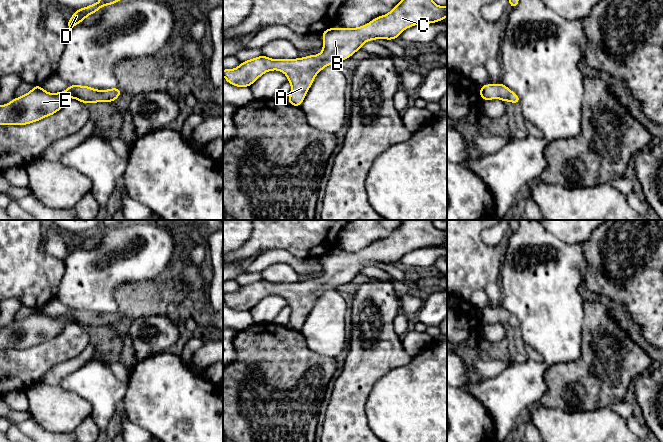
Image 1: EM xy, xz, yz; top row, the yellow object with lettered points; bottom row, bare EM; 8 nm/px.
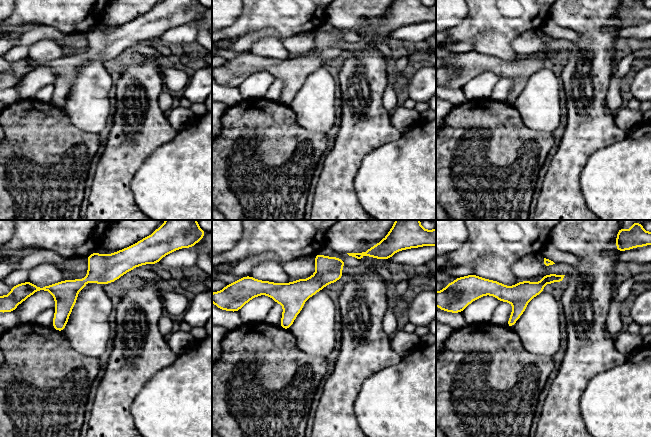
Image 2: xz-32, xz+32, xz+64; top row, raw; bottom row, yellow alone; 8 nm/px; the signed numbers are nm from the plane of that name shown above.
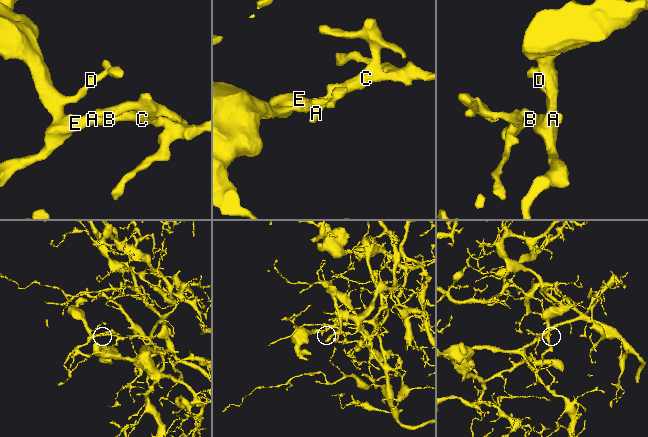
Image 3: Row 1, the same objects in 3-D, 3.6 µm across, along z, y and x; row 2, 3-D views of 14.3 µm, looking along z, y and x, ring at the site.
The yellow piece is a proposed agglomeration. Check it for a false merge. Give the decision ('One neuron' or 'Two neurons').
One neuron

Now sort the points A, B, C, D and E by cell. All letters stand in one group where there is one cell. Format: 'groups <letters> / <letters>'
groups A B C D E

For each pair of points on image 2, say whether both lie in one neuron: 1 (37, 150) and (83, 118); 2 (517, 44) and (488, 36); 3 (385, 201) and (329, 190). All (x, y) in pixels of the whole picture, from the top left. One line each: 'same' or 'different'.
1: different
2: different
3: different

